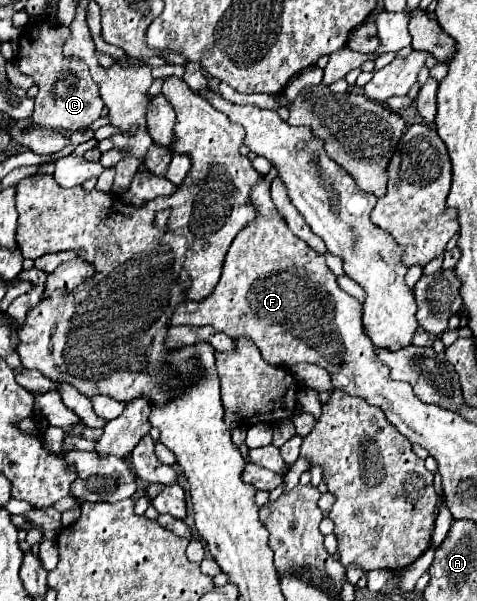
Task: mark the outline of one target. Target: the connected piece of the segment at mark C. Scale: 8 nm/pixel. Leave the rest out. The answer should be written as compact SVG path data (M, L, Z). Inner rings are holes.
M44 20L30 24L28 28L24 28L18 40L16 64L20 72L32 76L40 88L36 96L34 114L32 114L34 124L54 128L54 130L82 132L100 118L104 102L100 100L98 86L92 80L86 62L82 62L80 58L66 58L62 54L62 46L68 34L70 30L54 20L52 24L46 24Z

